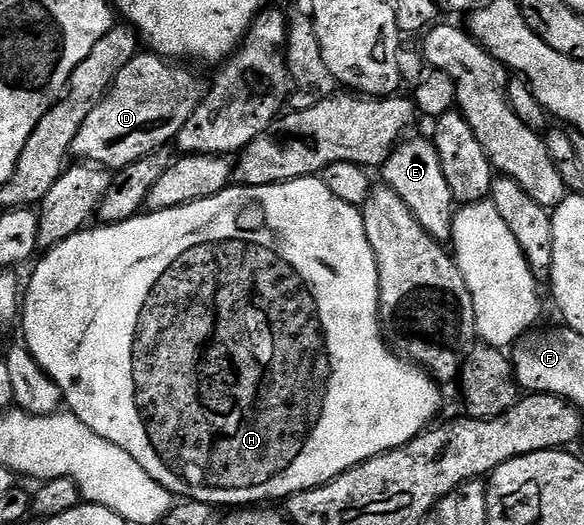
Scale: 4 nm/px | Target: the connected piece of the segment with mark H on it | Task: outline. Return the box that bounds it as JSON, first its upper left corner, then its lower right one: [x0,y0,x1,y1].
[20,178,442,509]

